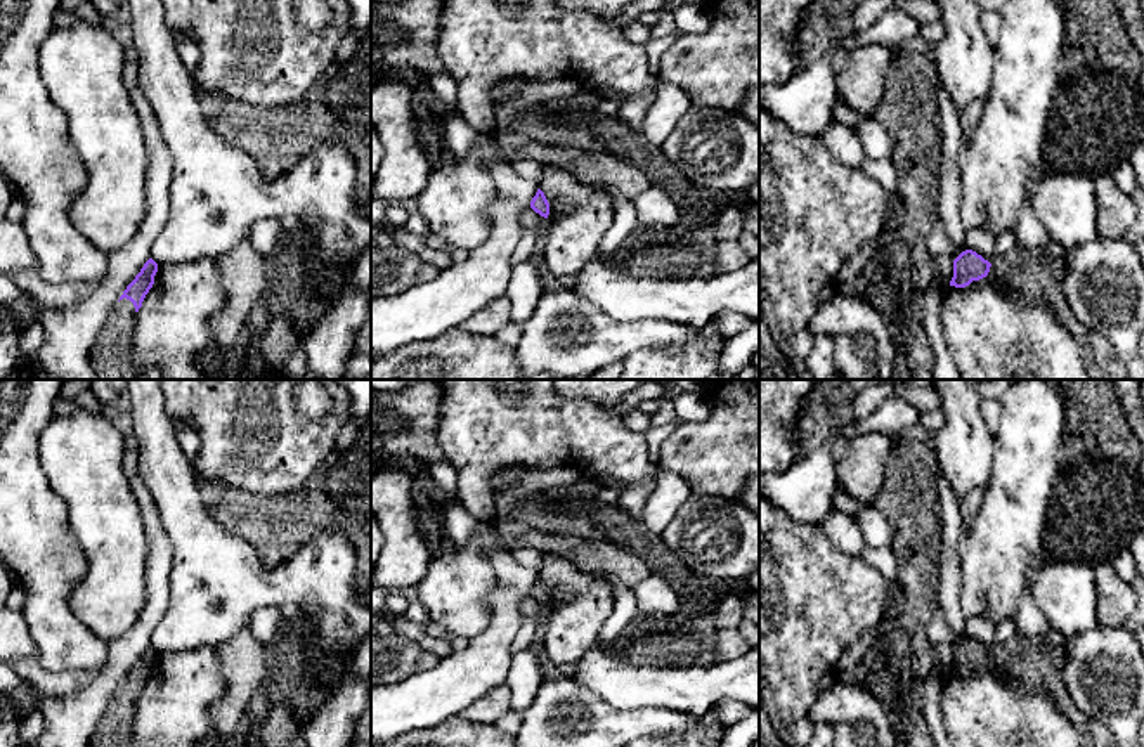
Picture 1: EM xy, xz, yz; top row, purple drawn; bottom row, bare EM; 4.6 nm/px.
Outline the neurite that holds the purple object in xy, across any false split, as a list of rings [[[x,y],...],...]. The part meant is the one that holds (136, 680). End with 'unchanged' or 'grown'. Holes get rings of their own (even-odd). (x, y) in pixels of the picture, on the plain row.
[[[149,646],[97,721],[90,747],[132,747],[135,704],[154,672],[156,660],[158,652]]] | grown

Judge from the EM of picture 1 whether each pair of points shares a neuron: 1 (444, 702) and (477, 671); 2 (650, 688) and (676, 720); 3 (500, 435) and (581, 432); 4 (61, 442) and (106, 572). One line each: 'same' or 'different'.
1: same
2: different
3: same
4: same

